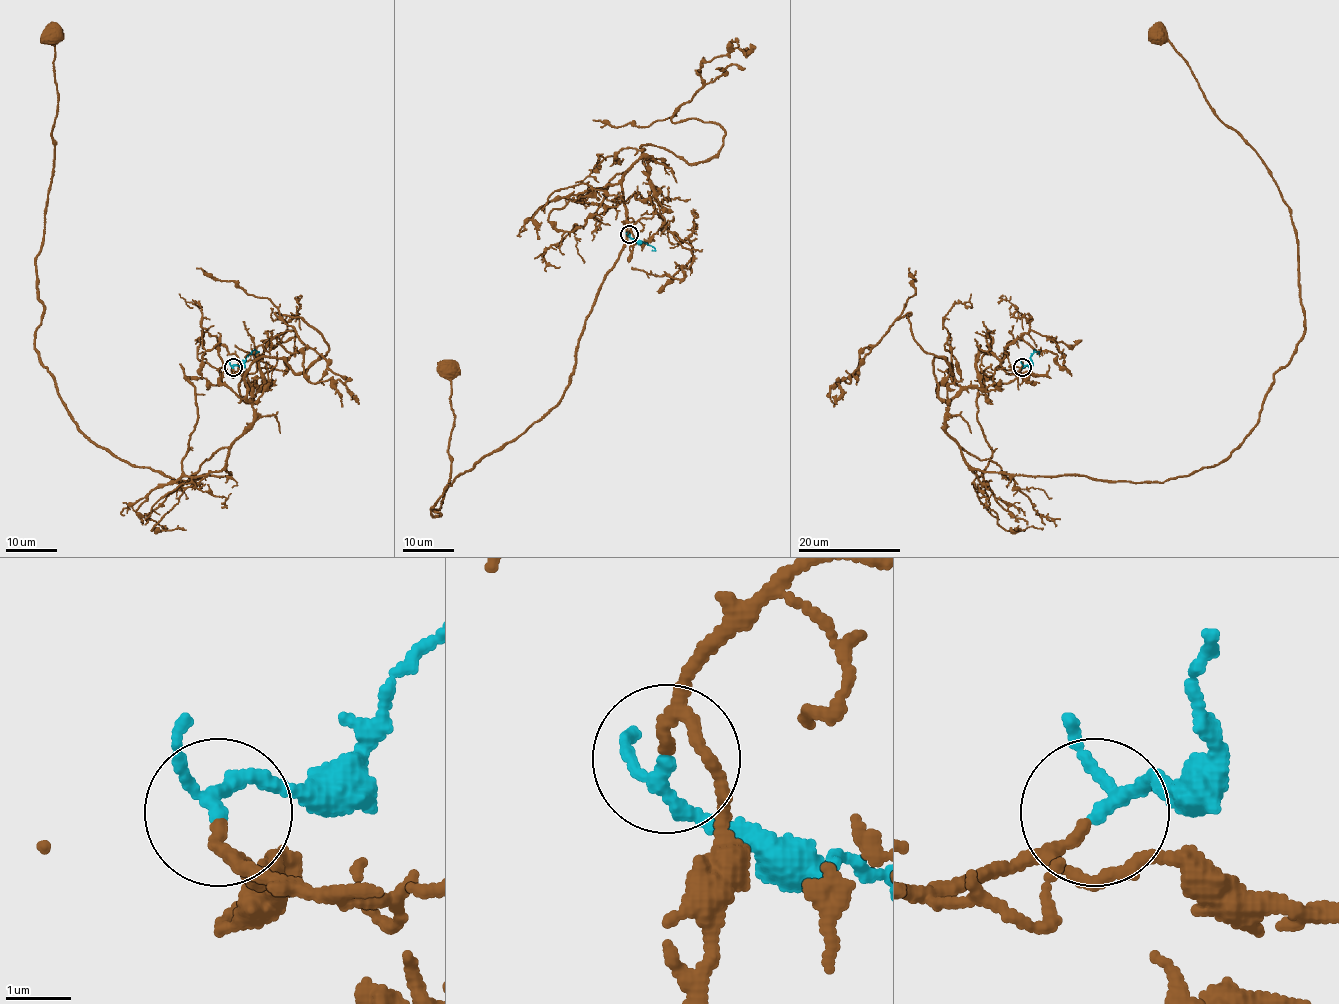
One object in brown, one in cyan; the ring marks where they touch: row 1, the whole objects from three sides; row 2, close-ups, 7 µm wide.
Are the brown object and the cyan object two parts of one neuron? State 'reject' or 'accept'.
accept

